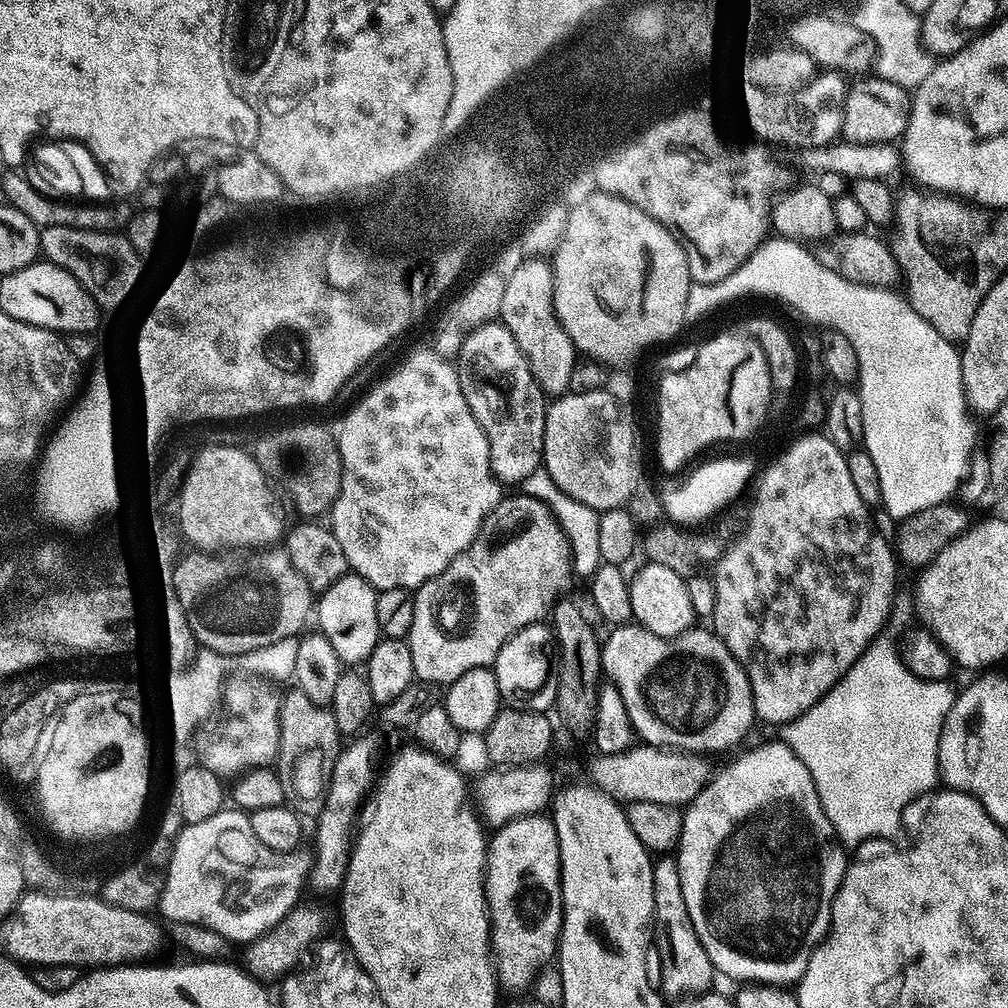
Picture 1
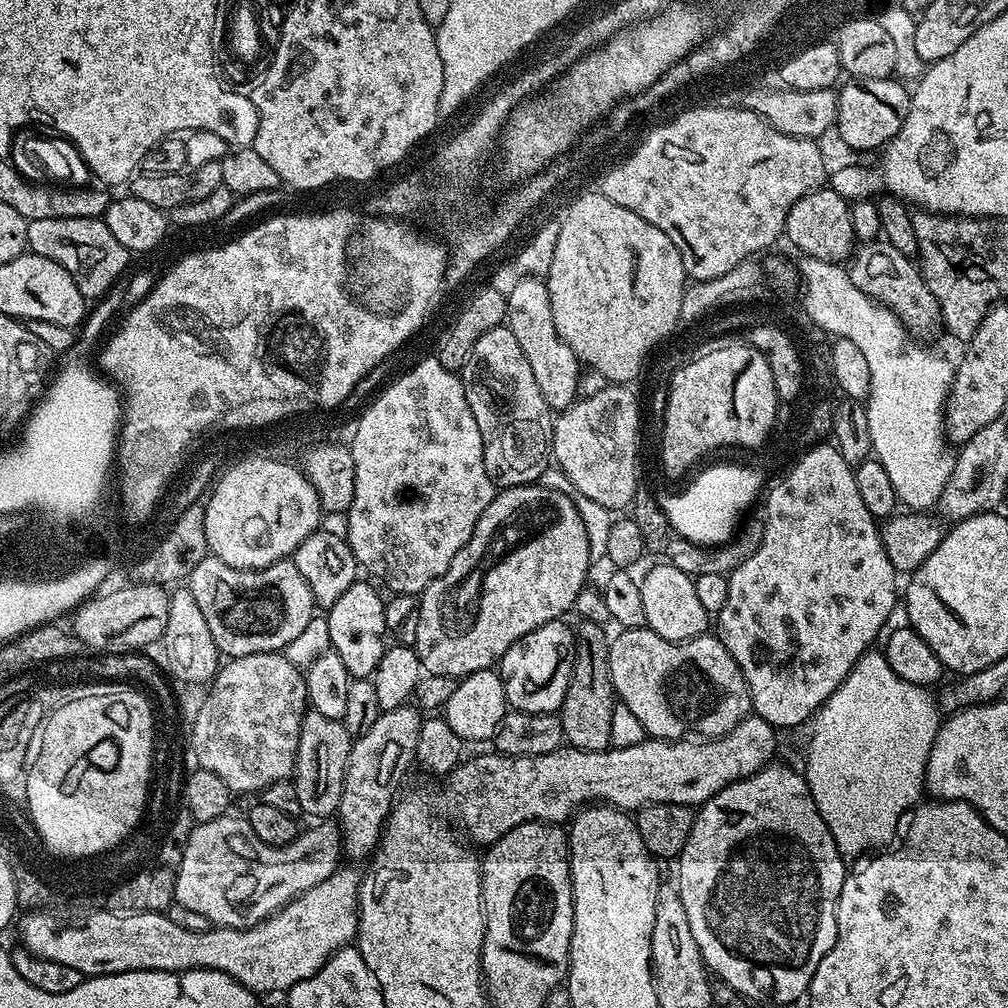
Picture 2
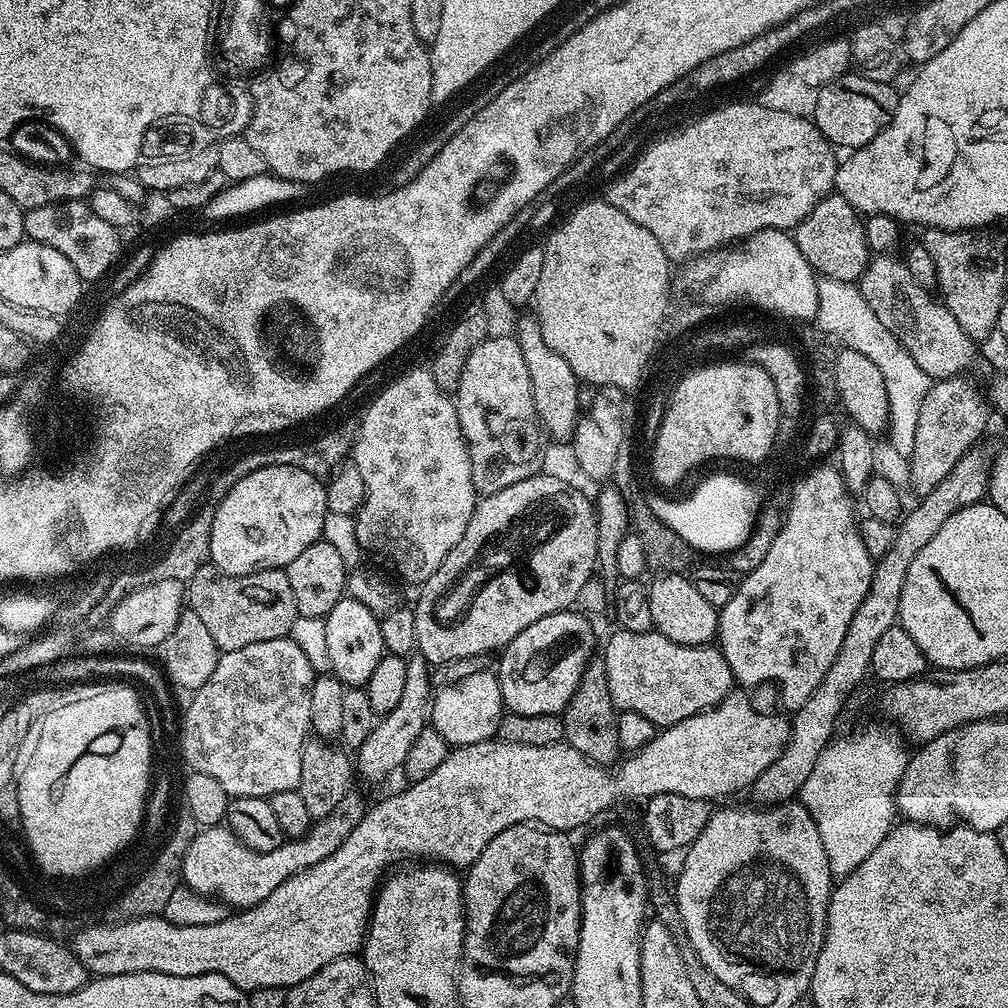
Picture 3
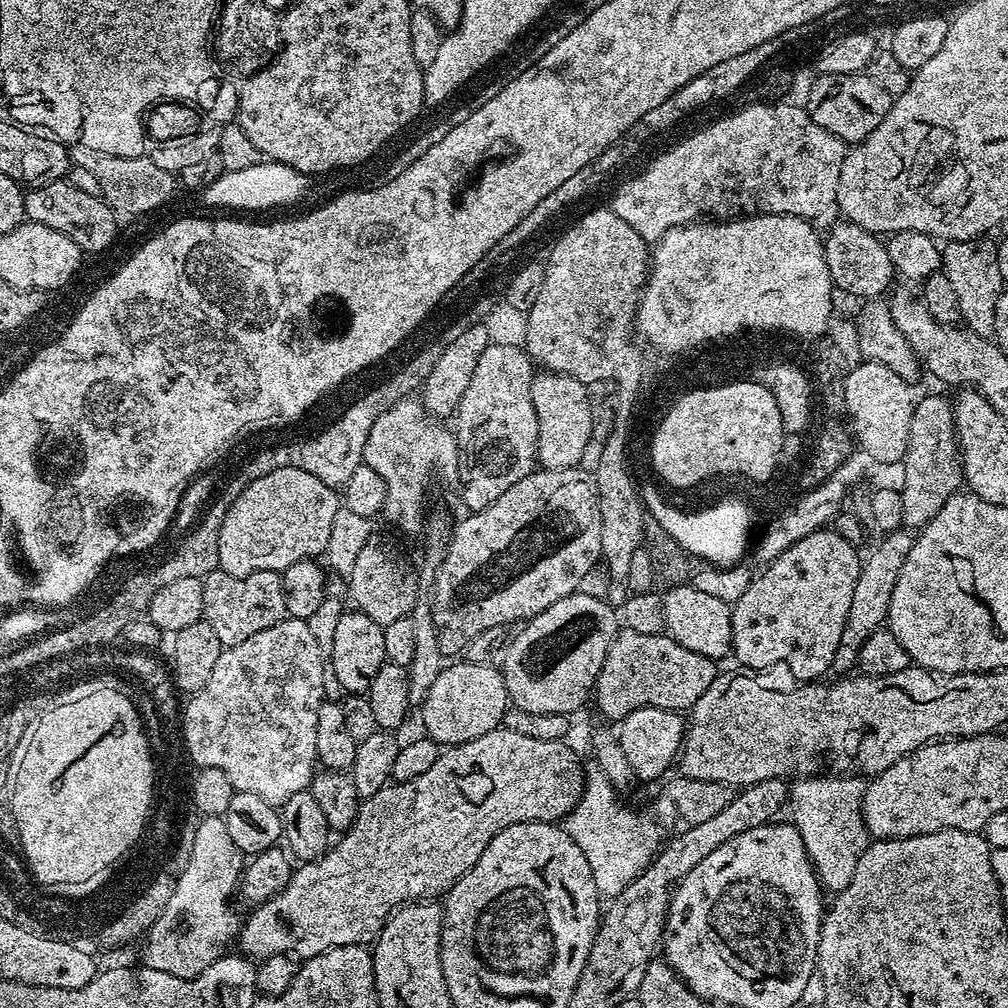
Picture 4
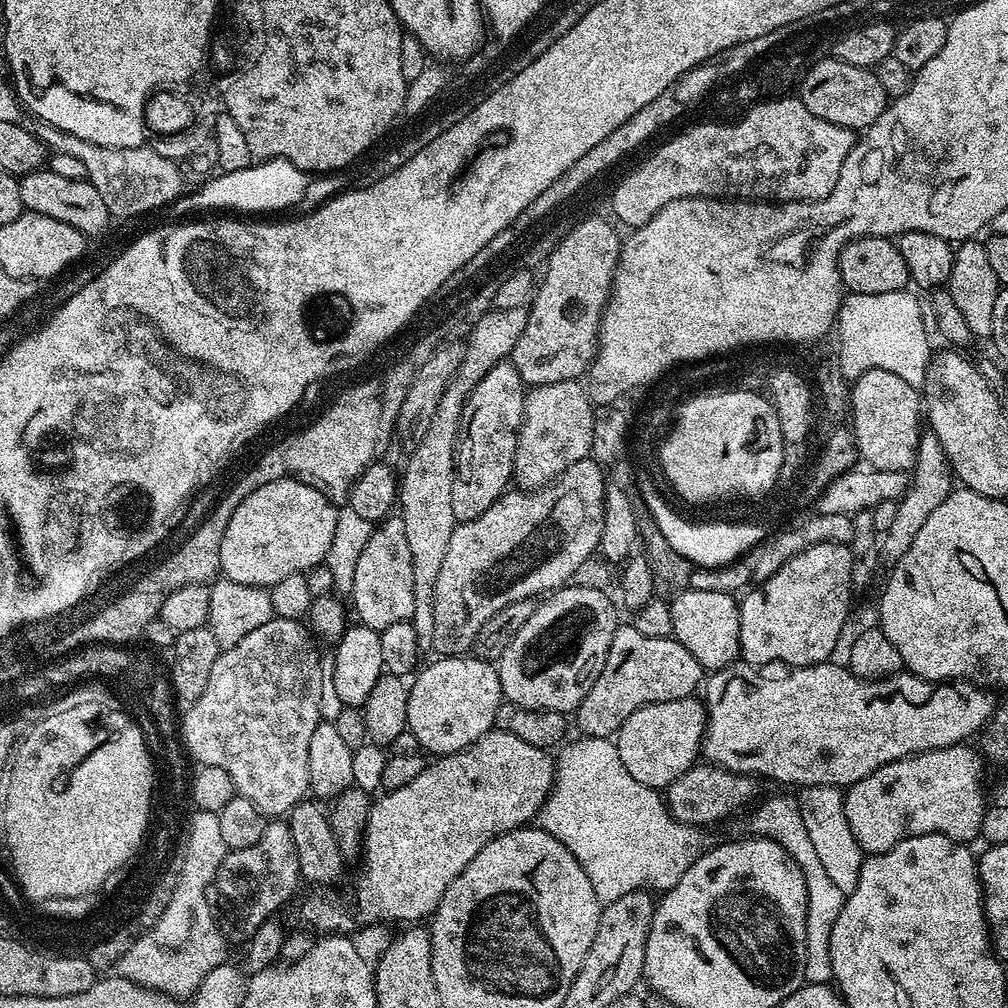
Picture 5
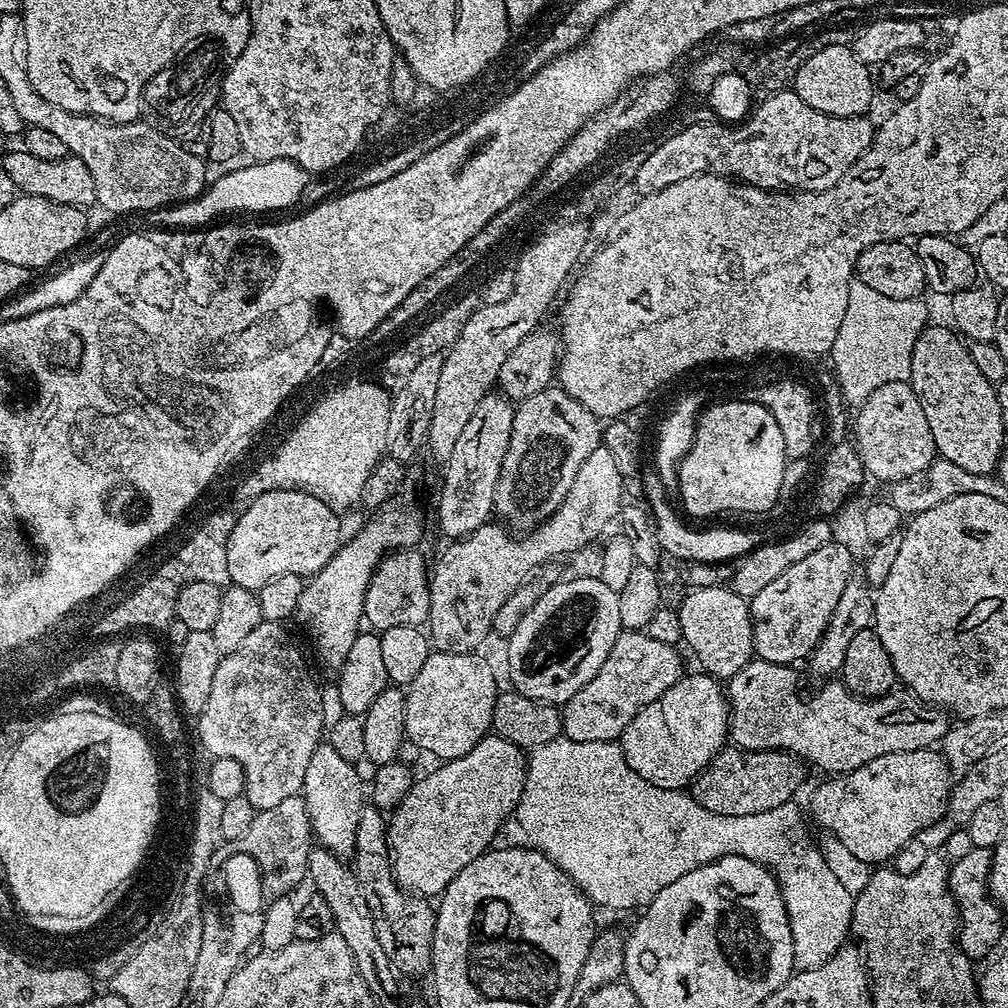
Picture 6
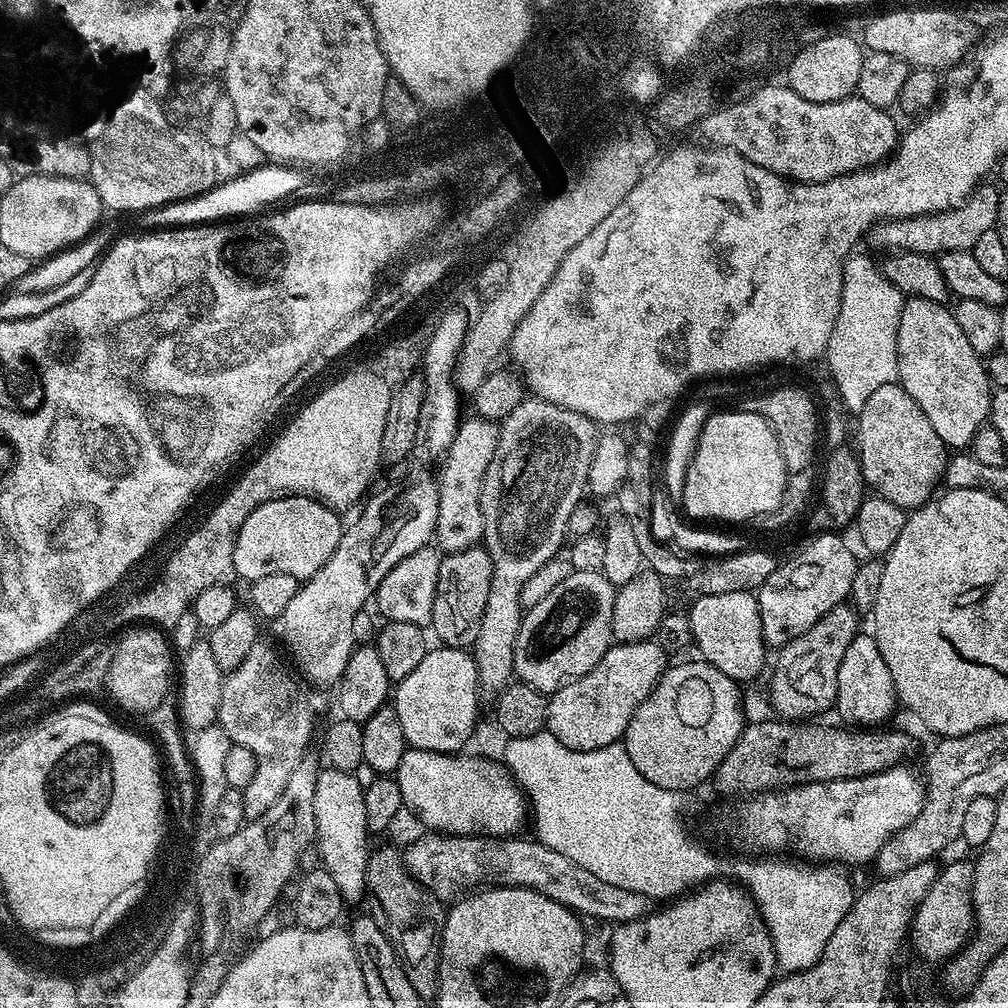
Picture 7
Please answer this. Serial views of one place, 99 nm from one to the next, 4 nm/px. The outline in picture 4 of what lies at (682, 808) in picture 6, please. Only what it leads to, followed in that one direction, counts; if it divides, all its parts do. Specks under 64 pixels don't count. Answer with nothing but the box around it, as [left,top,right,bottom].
[562,767,662,898]

